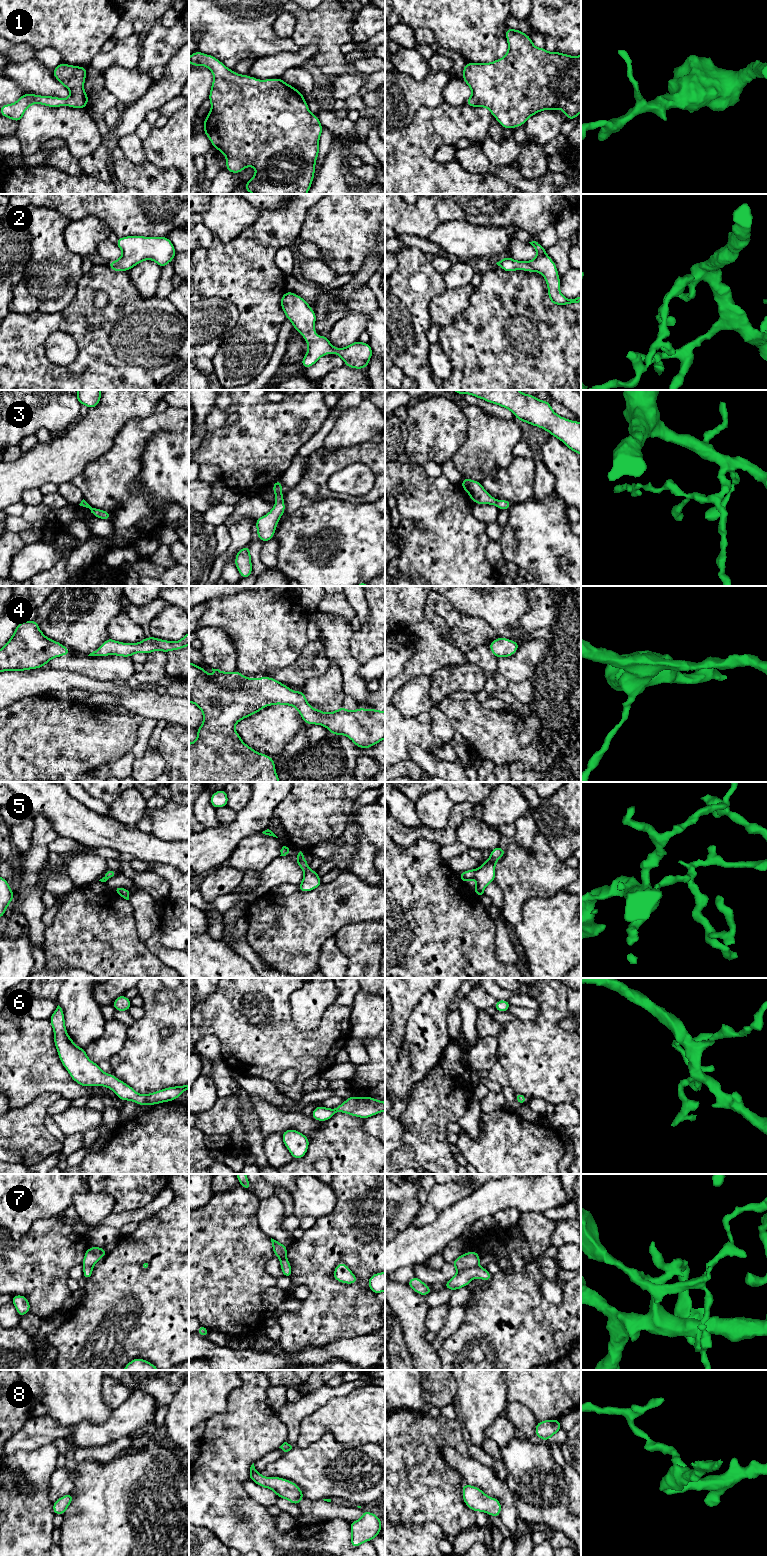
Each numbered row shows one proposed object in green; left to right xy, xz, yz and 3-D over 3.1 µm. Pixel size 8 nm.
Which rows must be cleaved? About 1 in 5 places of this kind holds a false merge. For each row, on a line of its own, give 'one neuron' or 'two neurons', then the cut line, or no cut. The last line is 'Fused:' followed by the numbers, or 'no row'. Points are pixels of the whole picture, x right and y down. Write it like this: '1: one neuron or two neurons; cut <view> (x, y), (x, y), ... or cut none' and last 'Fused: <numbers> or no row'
1: one neuron; cut none
2: one neuron; cut none
3: one neuron; cut none
4: one neuron; cut none
5: one neuron; cut none
6: one neuron; cut none
7: two neurons; cut yz (477, 1264), (458, 1271)
8: one neuron; cut none
Fused: 7

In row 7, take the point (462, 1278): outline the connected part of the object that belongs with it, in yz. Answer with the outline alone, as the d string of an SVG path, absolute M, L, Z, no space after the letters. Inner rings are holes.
M479 1265L463 1270L458 1271L454 1277L446 1281L445 1289L451 1289L453 1291L466 1287L474 1278L480 1278L486 1282L491 1280L492 1275L485 1268L480 1267Z

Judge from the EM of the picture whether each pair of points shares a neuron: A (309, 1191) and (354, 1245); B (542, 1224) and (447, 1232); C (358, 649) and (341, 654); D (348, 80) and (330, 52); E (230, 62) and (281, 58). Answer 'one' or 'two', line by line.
A: two
B: two
C: two
D: two
E: two

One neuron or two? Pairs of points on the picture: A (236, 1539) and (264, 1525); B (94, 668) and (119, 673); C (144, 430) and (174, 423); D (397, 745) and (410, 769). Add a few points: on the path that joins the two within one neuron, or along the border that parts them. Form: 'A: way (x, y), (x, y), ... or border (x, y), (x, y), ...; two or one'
A: way (243, 1532), (248, 1527), (257, 1527); one
B: way (100, 668), (113, 668); one
C: way (151, 425), (154, 423), (167, 423); one
D: border (409, 758), (398, 761), (395, 764); two

